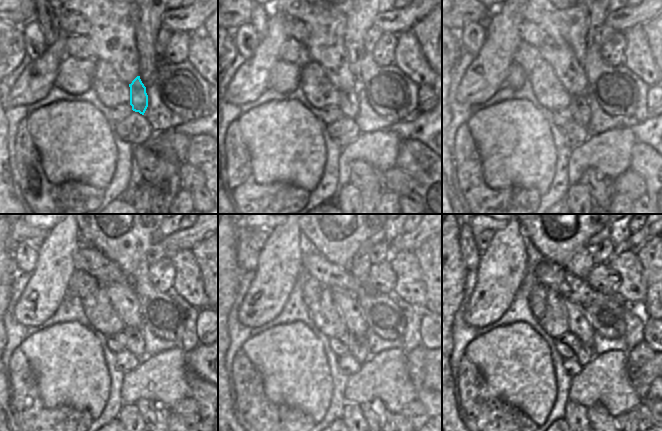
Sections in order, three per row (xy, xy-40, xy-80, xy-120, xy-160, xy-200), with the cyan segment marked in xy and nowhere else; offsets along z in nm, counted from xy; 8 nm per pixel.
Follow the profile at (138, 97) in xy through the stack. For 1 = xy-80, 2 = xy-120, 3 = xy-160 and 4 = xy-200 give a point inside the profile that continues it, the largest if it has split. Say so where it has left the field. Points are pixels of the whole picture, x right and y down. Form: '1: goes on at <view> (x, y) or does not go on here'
1: goes on at xy-80 (580, 109)
2: goes on at xy-120 (134, 339)
3: goes on at xy-160 (359, 348)
4: goes on at xy-200 (586, 352)

